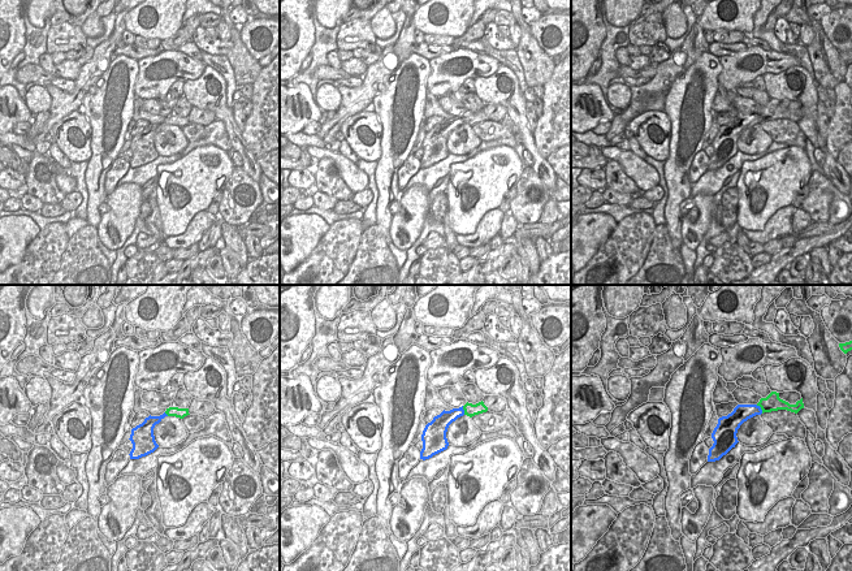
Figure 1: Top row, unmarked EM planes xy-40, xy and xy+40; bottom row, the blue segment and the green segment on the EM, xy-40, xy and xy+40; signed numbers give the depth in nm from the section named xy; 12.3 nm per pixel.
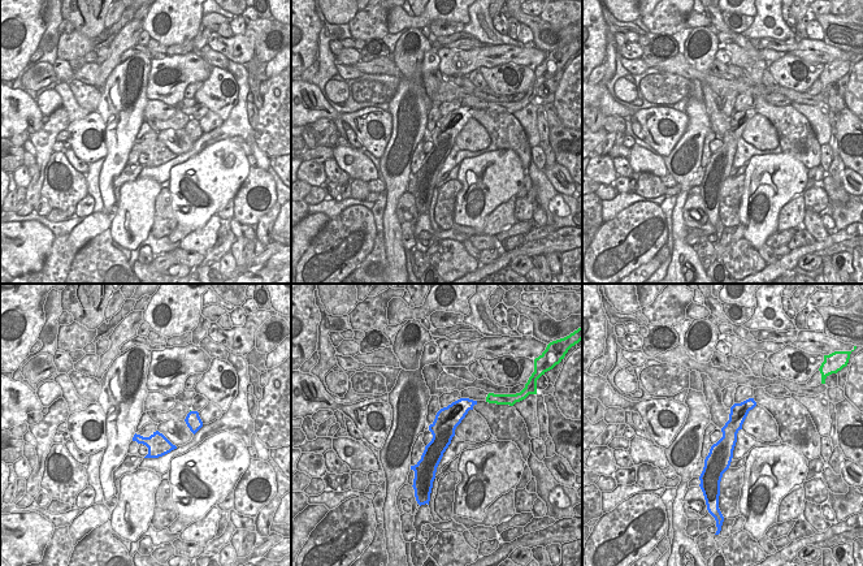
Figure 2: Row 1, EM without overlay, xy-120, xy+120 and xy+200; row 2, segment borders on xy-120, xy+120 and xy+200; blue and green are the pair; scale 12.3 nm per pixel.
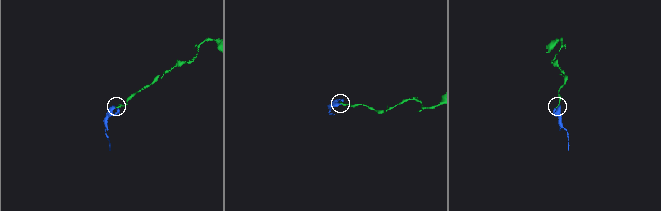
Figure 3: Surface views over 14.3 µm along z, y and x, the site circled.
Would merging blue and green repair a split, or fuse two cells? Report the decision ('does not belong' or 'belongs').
belongs

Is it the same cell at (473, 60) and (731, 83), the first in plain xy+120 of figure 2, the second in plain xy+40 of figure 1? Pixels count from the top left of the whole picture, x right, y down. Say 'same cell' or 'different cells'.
same cell

